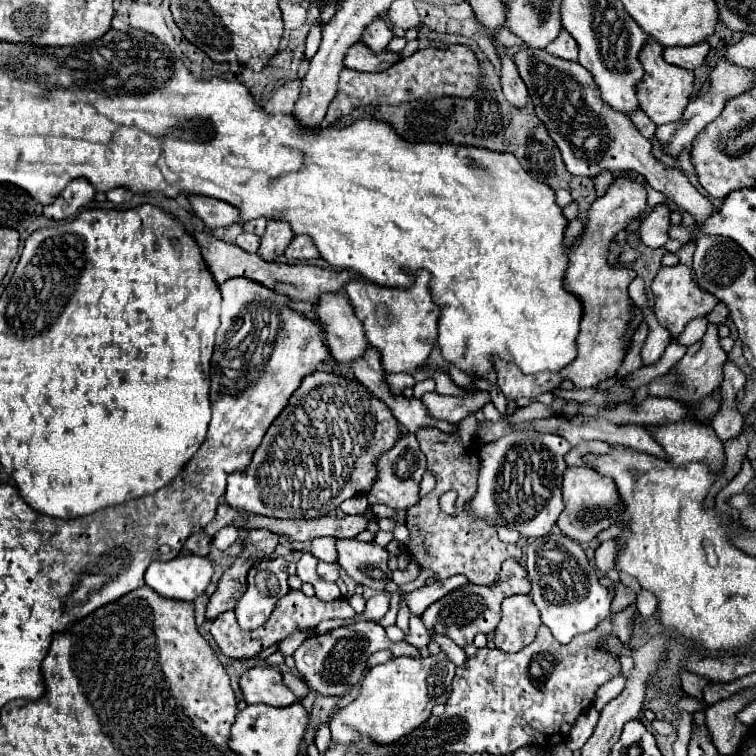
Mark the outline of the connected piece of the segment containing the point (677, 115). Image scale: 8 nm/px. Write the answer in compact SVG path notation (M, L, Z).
M649 40L641 54L639 54L639 60L645 68L645 78L643 78L643 84L639 86L639 106L641 110L657 124L669 124L669 122L677 122L681 120L687 104L689 104L689 96L693 92L693 72L689 70L683 70L679 66L673 66L673 64L667 64L661 56L663 48L659 46L659 42L655 40Z

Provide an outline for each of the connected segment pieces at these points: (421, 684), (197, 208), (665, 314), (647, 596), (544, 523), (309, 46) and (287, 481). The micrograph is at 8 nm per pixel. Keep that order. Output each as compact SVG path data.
M445 652L429 656L399 656L385 664L373 666L363 682L359 696L341 708L329 722L333 742L351 744L359 736L367 734L377 744L391 744L423 724L431 716L431 708L437 702L445 702L451 694L451 680L455 676L455 664L445 656Z
M189 196L191 212L203 220L207 228L227 228L239 222L239 210L223 200L209 196Z
M683 264L663 266L663 270L659 270L657 276L653 278L651 290L653 290L653 296L655 296L653 312L655 312L657 320L659 320L659 324L669 330L671 340L677 340L677 336L681 336L685 326L691 320L695 320L695 316L707 316L715 308L715 304L719 302L709 292L703 292L703 290L697 288L697 284L693 282L691 270L687 266L683 266Z
M641 590L637 594L635 606L637 606L637 610L639 610L639 614L643 618L649 618L649 616L653 616L657 612L657 598L655 598L655 594L651 594L647 590Z
M541 432L505 434L485 444L479 456L479 490L467 504L467 510L475 518L491 520L497 526L507 526L529 538L547 536L563 512L561 476L567 468L563 456L569 450L571 444L565 438Z
M313 26L307 36L305 56L307 59L311 59L317 54L320 42L321 42L322 30L318 26Z
M313 372L303 378L285 410L267 430L245 470L231 474L225 502L239 510L249 510L271 518L319 518L337 510L351 496L367 494L377 480L377 462L383 452L395 446L403 428L393 412L373 394L357 390L357 380L333 372Z

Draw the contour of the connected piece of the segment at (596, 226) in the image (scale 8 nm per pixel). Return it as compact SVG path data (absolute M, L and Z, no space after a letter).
M629 178L613 180L607 194L591 204L591 208L587 210L587 222L579 236L579 242L571 248L569 254L571 258L563 282L563 288L569 294L577 296L583 306L581 328L575 340L577 358L559 372L539 372L533 376L523 376L517 366L494 358L495 372L499 378L497 382L507 398L517 400L521 396L539 396L543 392L551 392L559 388L563 380L571 380L577 388L591 388L617 376L623 358L631 348L631 340L625 342L625 332L629 330L633 320L631 302L627 294L627 286L631 282L631 270L609 266L607 254L615 234L621 232L625 226L629 226L633 220L637 220L639 214L645 210L645 206L647 206L647 192L643 184L639 180L629 180Z

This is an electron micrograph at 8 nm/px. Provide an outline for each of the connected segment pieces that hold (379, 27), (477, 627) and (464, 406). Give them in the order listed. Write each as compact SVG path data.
M375 18L365 30L363 30L363 36L361 36L361 42L375 54L387 50L387 44L391 42L393 38L393 32L389 30L385 18Z
M509 558L503 562L501 578L495 580L491 586L479 586L479 584L469 582L469 584L453 590L451 594L447 594L443 600L437 600L435 604L431 604L421 618L427 628L447 634L457 646L473 644L473 638L477 632L489 634L497 628L497 624L501 620L501 602L507 596L529 594L529 590L531 590L531 584L527 580L527 570L515 558Z
M425 392L421 396L421 402L427 406L433 418L459 424L465 416L475 414L485 404L489 404L491 396L489 392L477 392L477 394L467 394L467 396L441 396L437 392Z

